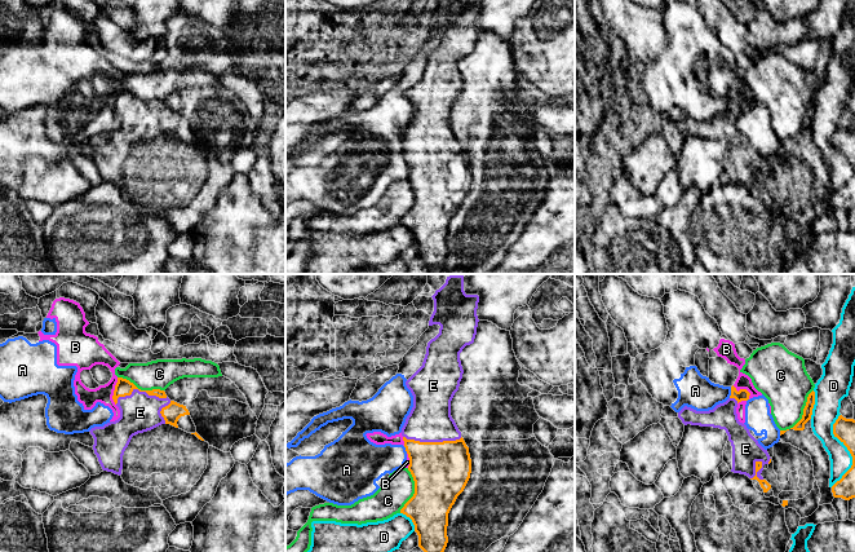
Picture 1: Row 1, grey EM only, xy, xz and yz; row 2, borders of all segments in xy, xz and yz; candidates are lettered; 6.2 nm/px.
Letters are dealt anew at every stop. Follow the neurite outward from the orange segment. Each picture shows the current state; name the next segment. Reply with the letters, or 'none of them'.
E

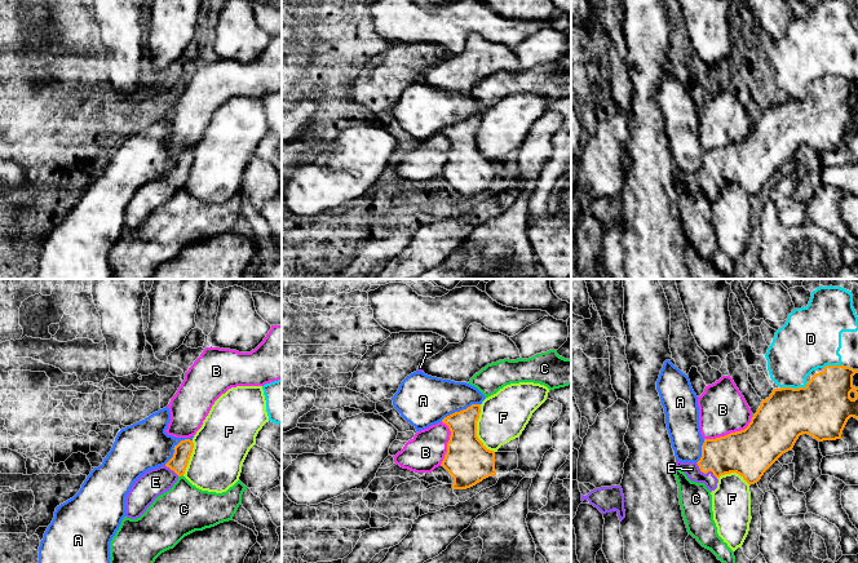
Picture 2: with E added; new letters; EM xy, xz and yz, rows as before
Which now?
E

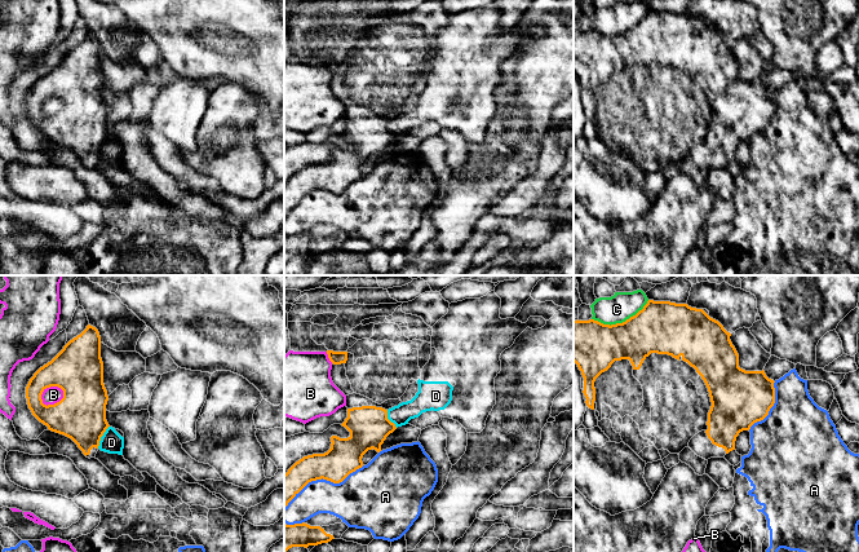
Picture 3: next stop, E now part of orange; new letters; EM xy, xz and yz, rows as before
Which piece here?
none of them

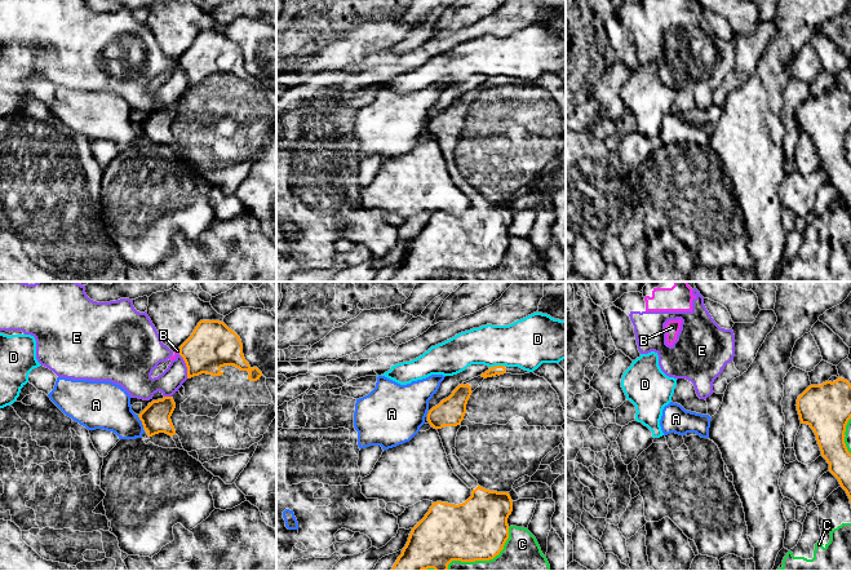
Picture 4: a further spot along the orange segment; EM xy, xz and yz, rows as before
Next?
none of them

